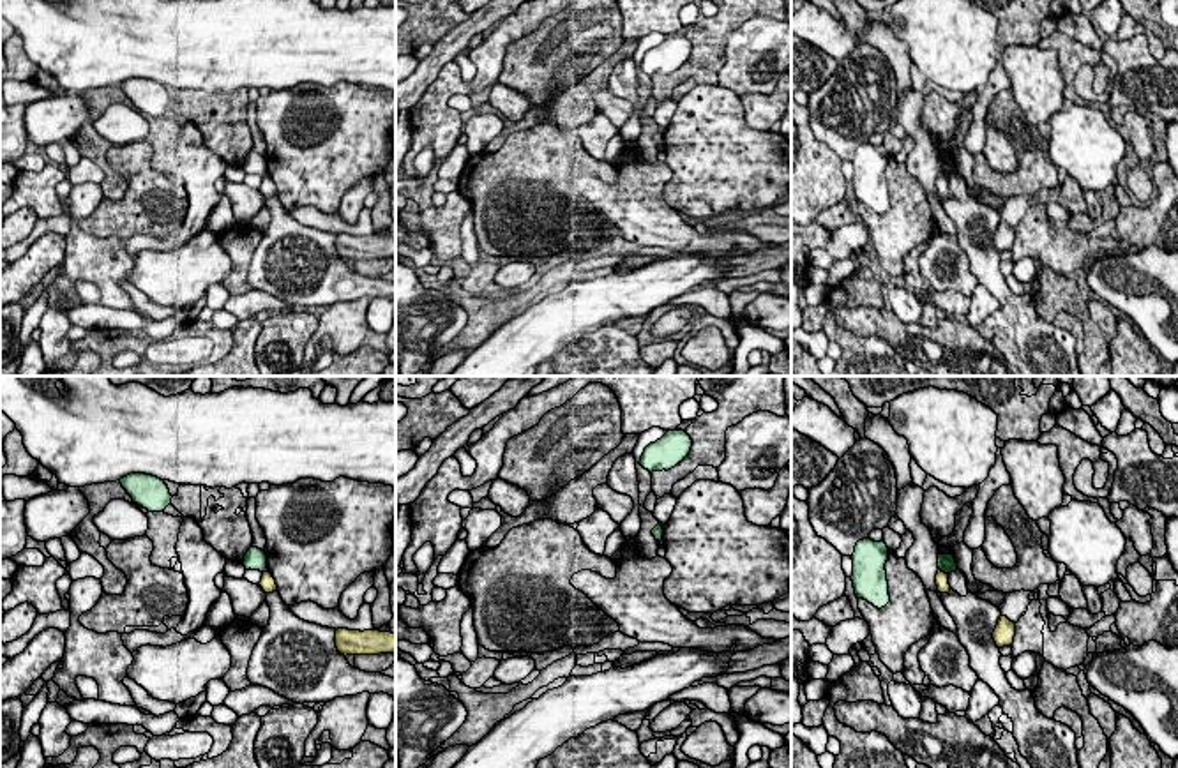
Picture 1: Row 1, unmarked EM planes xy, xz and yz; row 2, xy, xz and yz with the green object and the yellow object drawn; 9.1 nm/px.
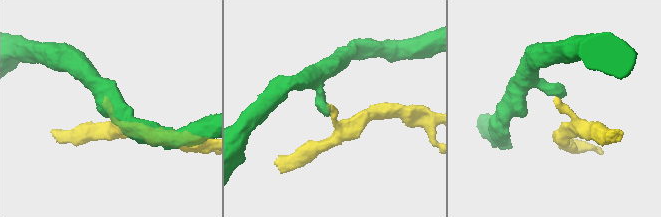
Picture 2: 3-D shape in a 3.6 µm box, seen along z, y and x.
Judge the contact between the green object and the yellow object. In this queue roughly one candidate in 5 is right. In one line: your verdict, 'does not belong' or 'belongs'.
does not belong

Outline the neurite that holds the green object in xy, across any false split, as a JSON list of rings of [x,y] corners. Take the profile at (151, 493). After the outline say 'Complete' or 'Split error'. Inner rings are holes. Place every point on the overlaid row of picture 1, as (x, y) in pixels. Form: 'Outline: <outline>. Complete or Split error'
Outline: [[[131,473],[120,478],[120,484],[132,501],[148,512],[162,512],[173,498],[164,480],[152,475]]]. Complete

